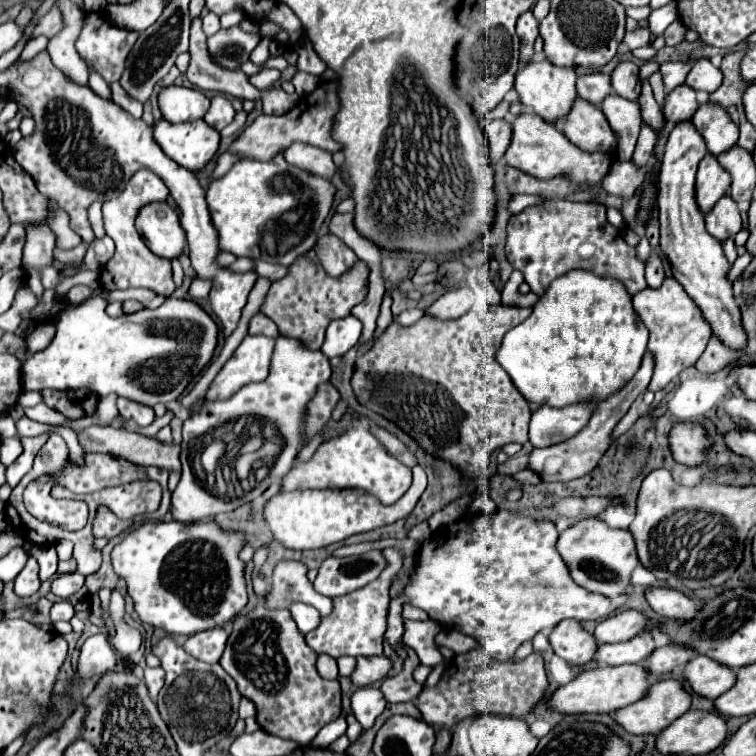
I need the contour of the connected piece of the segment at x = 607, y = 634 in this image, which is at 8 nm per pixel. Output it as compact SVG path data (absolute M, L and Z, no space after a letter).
M624 610L612 614L596 624L594 638L598 644L612 644L612 642L626 642L646 630L646 618L638 610Z

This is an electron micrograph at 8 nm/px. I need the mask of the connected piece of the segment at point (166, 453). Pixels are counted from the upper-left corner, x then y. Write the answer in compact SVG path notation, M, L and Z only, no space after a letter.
M88 426L78 434L78 442L86 452L112 452L112 454L118 454L140 466L158 466L158 468L166 468L166 470L180 468L180 444L162 444L156 438L142 436L128 428L118 430L112 426Z

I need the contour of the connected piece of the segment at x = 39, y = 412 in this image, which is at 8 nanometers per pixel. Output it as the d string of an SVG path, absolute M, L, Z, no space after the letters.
M38 404L34 408L26 408L26 416L36 420L36 422L40 422L40 424L54 424L56 426L56 424L64 424L66 422L64 414L48 408L46 404Z

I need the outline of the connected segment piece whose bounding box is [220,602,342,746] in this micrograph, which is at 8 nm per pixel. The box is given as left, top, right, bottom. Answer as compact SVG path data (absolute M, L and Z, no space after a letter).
M262 602L248 614L234 620L234 630L228 638L224 656L220 660L222 668L234 678L238 690L244 698L252 700L256 706L256 720L262 730L284 740L294 740L302 746L310 744L318 730L336 720L342 712L340 708L340 684L334 680L324 680L316 672L316 652L304 642L304 634L298 630L292 614L288 610L268 610Z

